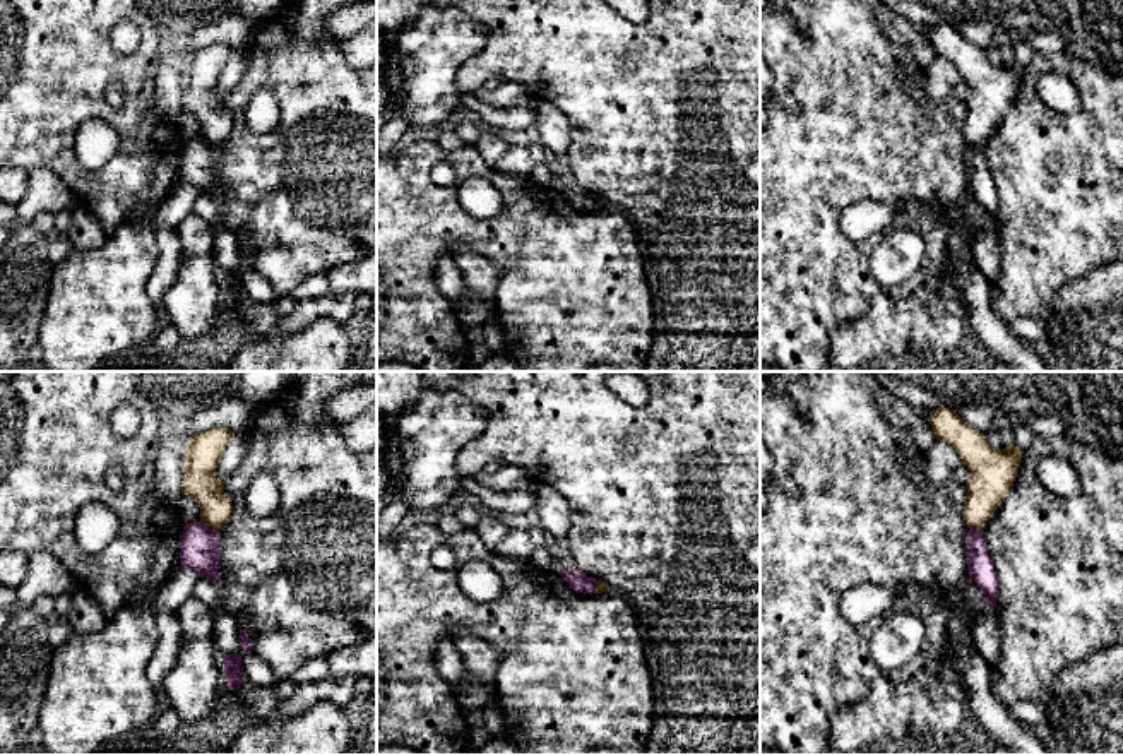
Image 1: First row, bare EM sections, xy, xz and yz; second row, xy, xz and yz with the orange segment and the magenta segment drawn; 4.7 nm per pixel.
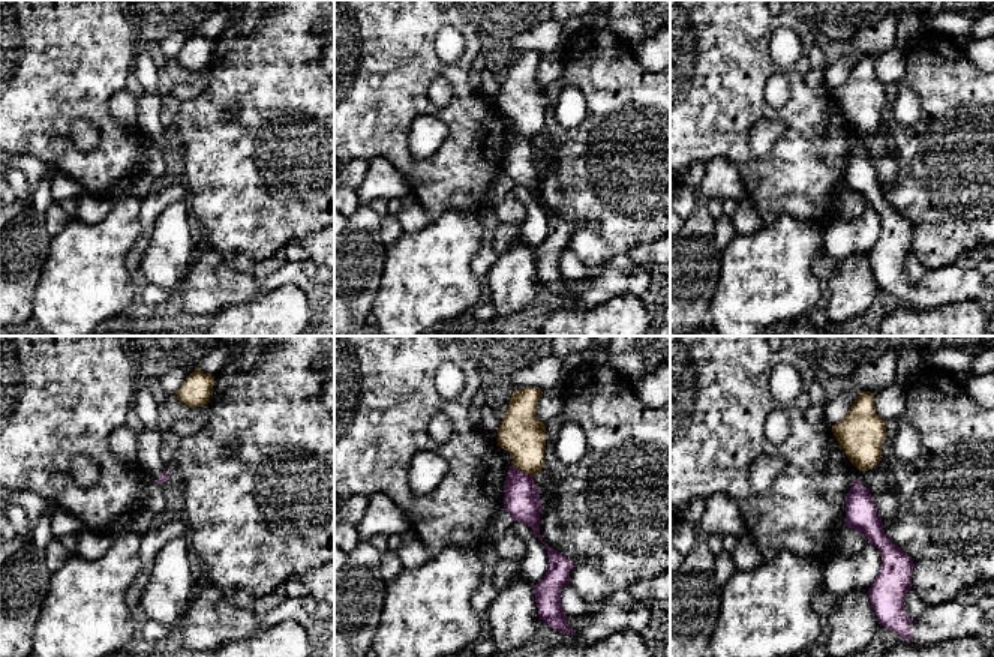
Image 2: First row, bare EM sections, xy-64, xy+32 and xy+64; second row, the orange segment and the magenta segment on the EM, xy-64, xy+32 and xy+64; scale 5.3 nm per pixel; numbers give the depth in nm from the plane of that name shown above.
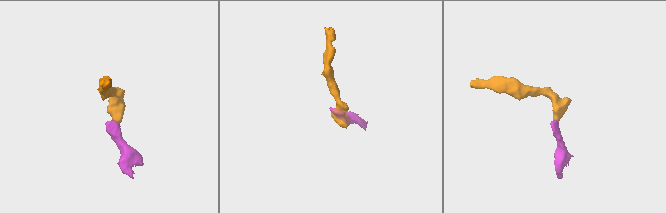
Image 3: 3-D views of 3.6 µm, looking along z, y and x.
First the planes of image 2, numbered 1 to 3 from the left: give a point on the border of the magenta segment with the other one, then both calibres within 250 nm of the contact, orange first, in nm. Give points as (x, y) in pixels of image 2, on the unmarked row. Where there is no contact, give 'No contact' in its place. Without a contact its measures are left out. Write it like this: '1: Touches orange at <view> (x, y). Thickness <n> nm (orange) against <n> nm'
1: No contact
2: Touches orange at xy+32 (523, 135). Thickness 240 nm (orange) against 190 nm
3: No contact

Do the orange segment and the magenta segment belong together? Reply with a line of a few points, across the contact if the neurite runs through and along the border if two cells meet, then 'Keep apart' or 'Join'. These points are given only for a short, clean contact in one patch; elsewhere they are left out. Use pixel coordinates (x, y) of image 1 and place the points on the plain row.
Line: xy (201, 136), (216, 146). Keep apart

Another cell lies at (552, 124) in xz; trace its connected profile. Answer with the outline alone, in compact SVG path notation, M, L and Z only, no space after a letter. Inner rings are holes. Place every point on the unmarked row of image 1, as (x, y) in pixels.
M536 101L534 125L548 152L567 154L570 146L570 125L565 113L548 101Z

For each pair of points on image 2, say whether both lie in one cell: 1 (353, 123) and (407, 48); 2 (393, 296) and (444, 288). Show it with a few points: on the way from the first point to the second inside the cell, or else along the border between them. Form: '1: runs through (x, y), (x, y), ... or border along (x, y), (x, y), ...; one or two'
1: runs through (353, 105), (389, 66); one
2: runs through (405, 296), (413, 296), (420, 288), (432, 288); one

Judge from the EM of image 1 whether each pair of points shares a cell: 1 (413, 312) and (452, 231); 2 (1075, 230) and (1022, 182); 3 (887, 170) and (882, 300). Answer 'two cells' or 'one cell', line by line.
1: one cell
2: one cell
3: two cells

